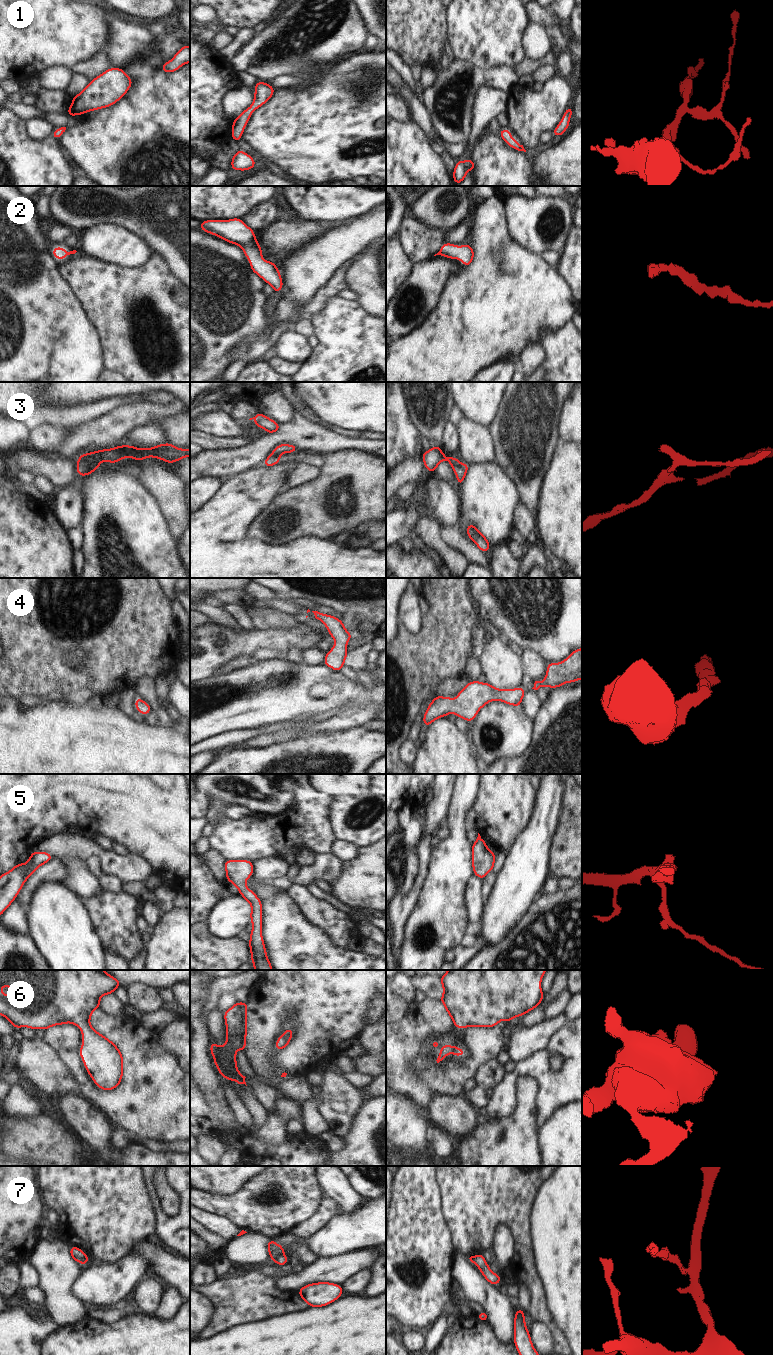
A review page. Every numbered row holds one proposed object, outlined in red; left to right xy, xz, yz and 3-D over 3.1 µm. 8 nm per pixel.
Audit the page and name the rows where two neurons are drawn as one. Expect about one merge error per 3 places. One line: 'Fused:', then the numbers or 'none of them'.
Fused: 7

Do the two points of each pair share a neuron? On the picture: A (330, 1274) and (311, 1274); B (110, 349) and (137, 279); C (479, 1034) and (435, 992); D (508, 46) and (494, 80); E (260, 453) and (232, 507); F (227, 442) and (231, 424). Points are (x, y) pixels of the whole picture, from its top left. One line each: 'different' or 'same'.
A: same
B: same
C: different
D: different
E: different
F: different

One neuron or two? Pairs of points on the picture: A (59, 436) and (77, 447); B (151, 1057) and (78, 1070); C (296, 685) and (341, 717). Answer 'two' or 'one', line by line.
A: two
B: one
C: two

